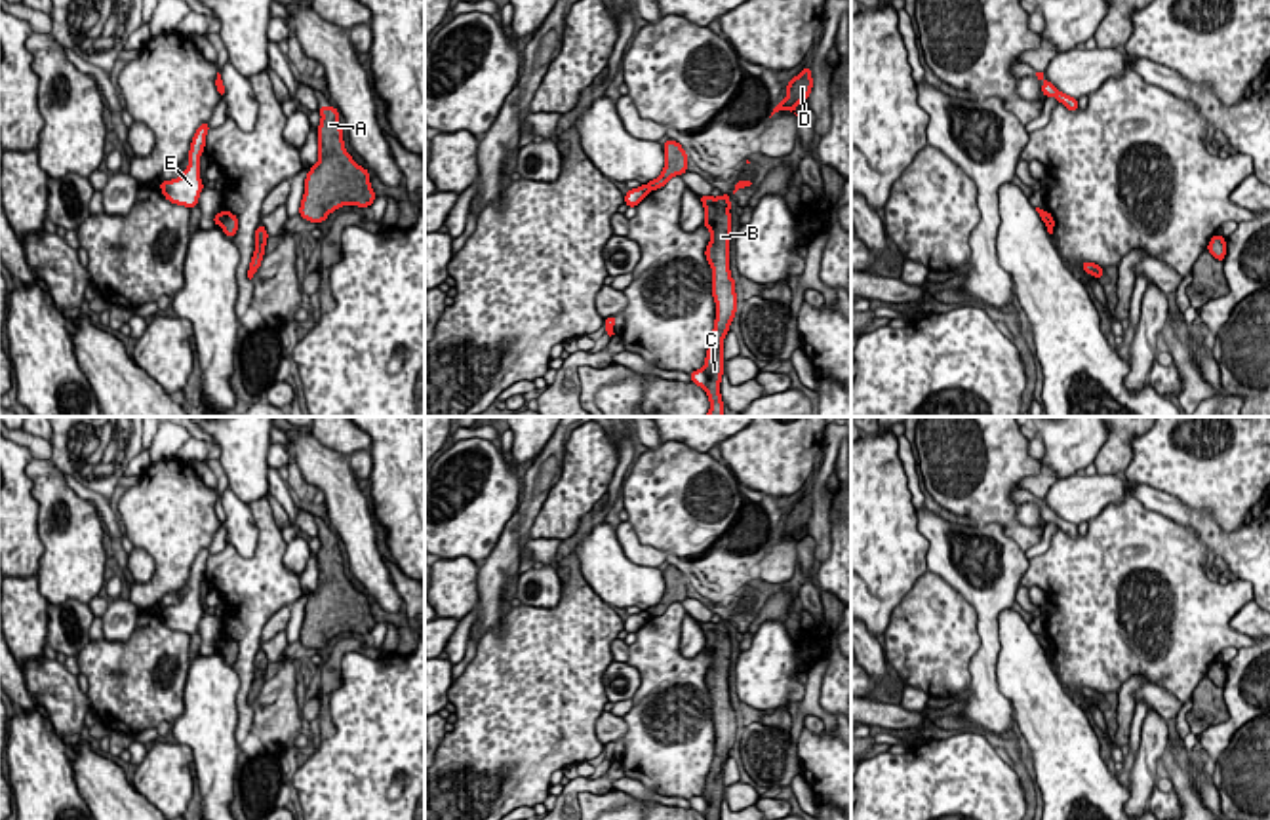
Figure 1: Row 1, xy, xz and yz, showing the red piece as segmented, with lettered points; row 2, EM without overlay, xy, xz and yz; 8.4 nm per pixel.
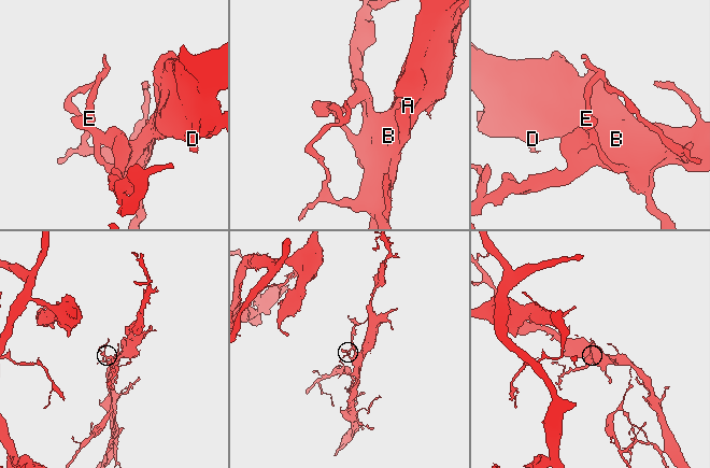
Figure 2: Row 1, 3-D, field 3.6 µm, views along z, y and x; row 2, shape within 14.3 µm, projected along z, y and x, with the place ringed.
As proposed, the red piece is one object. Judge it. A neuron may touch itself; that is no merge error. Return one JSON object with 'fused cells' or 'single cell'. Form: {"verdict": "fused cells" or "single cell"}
{"verdict": "fused cells"}

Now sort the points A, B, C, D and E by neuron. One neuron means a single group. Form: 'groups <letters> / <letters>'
groups A B C D / E

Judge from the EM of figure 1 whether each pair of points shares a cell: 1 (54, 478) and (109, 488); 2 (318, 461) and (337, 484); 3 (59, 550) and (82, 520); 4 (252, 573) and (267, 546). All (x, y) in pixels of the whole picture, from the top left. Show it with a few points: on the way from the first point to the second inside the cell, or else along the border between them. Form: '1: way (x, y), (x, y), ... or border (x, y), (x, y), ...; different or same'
1: border (52, 459), (63, 474); different
2: way (322, 467), (334, 478); same
3: way (67, 543), (75, 527); same
4: way (257, 567), (267, 558), (267, 552); same

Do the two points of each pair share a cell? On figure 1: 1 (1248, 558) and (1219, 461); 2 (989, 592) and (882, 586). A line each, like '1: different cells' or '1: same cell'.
1: different cells
2: different cells

